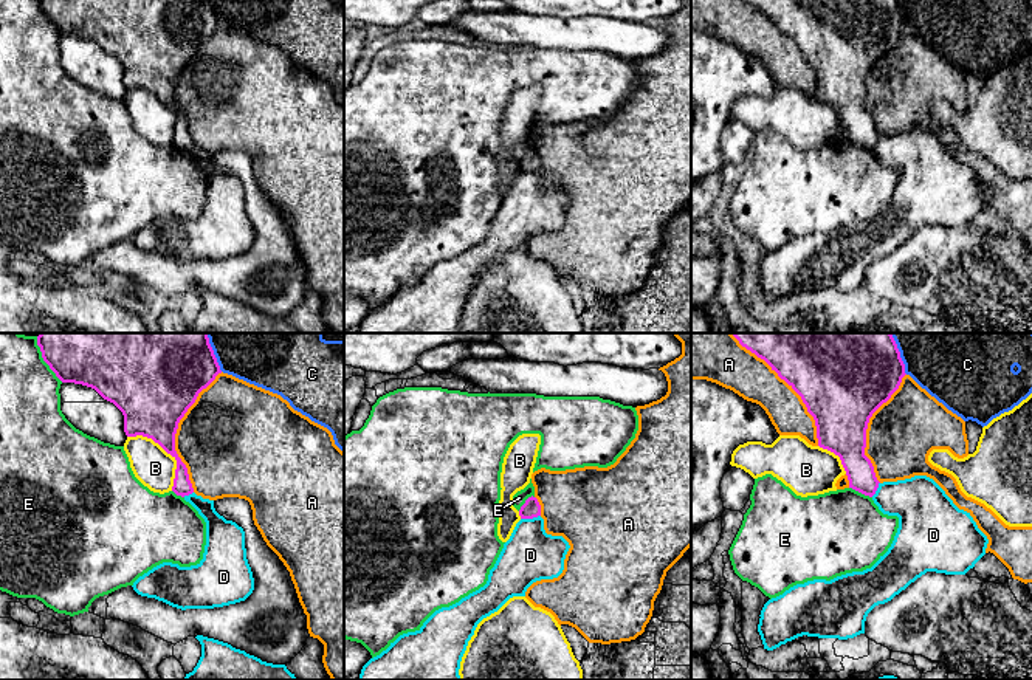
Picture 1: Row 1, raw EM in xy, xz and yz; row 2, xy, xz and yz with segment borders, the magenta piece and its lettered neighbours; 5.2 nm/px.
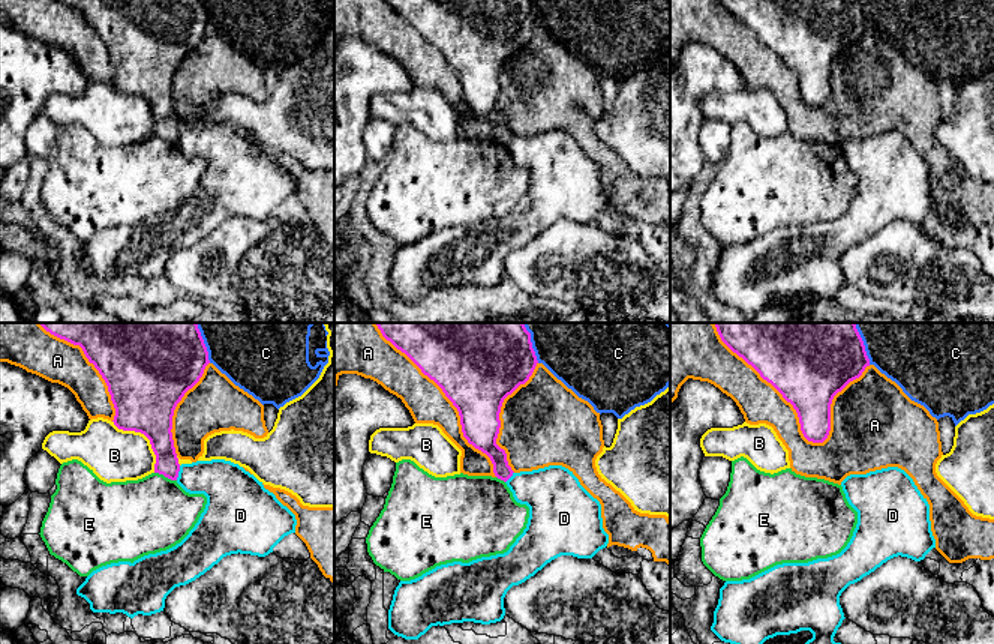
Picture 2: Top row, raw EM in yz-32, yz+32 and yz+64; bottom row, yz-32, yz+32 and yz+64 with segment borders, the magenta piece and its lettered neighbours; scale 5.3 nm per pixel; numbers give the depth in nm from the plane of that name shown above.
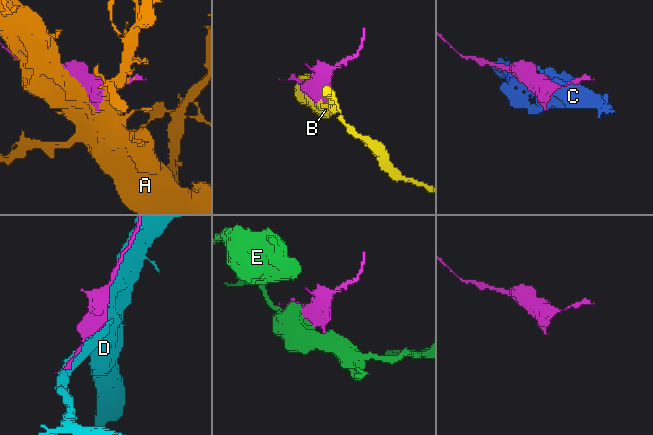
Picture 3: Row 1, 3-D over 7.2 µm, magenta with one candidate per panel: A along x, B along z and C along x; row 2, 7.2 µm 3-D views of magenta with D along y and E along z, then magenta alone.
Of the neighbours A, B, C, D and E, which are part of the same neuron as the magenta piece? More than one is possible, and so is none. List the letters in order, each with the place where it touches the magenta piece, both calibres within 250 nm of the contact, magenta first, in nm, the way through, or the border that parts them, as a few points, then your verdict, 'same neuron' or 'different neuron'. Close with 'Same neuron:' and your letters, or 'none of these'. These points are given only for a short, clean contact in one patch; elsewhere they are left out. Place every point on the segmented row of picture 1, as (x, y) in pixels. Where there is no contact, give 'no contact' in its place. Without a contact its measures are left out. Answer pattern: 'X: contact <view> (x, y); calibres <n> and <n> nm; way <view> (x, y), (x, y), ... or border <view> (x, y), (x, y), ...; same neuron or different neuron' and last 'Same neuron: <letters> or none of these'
A: contact yz (789, 384); calibres 500 and 220 nm; different neuron
B: contact xy (166, 451); calibres 320 and 200 nm; different neuron
C: contact yz (899, 353); calibres 500 and 500 nm; different neuron
D: contact xz (530, 518); calibres 90 and 280 nm; border xz (540, 515), (521, 519); different neuron
E: contact xy (44, 360); calibres 480 and 320 nm; different neuron
Same neuron: none of these

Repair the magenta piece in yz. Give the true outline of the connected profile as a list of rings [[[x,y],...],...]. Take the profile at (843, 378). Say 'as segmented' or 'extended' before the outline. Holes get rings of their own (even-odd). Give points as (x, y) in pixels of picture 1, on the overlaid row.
as segmented; [[[731,333],[764,359],[803,400],[817,426],[818,446],[840,457],[849,488],[872,497],[879,480],[865,455],[872,414],[899,389],[905,364],[891,333]]]

